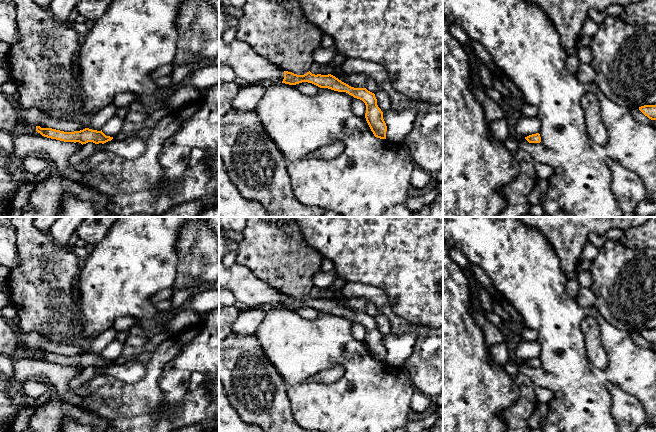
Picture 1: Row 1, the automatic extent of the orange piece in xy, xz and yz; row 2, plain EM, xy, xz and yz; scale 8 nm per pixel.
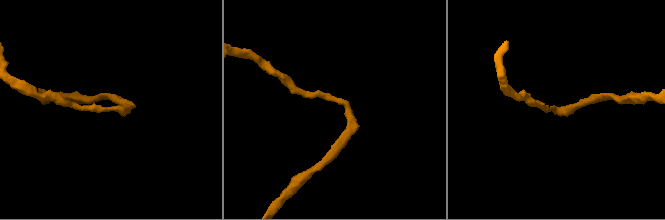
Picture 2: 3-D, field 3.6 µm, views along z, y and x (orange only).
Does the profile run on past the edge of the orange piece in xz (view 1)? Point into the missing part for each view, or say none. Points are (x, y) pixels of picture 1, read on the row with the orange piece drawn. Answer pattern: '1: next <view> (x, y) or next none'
1: next none

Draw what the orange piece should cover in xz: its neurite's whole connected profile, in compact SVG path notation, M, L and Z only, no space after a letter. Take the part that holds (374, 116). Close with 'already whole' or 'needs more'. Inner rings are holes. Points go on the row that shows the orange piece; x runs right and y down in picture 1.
M284 71L282 83L296 85L302 82L312 83L320 88L346 92L354 98L362 100L366 105L365 118L374 136L380 139L386 139L387 126L383 119L383 112L377 105L377 99L374 93L368 91L366 88L351 87L331 74L315 75L309 71L304 75L297 75Z | already whole

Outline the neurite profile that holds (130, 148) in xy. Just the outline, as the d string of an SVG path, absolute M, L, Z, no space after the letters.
M128 137L124 140L113 138L104 143L103 150L114 153L127 160L134 160L140 157L146 150L146 143L139 137Z

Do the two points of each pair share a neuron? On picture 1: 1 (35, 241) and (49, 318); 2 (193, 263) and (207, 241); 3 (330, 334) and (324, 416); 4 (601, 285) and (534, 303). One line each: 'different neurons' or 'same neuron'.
1: same neuron
2: same neuron
3: same neuron
4: different neurons

